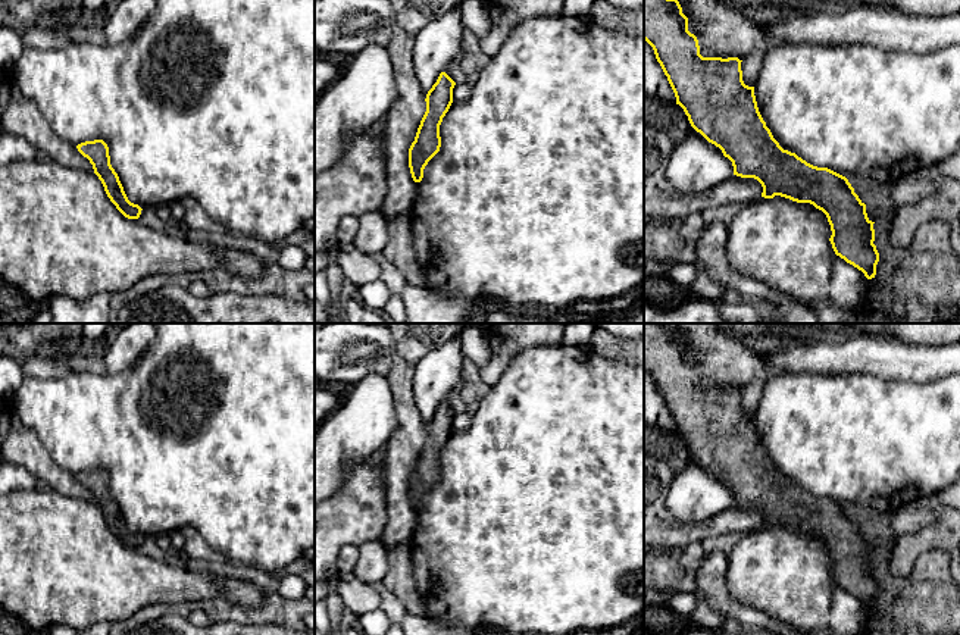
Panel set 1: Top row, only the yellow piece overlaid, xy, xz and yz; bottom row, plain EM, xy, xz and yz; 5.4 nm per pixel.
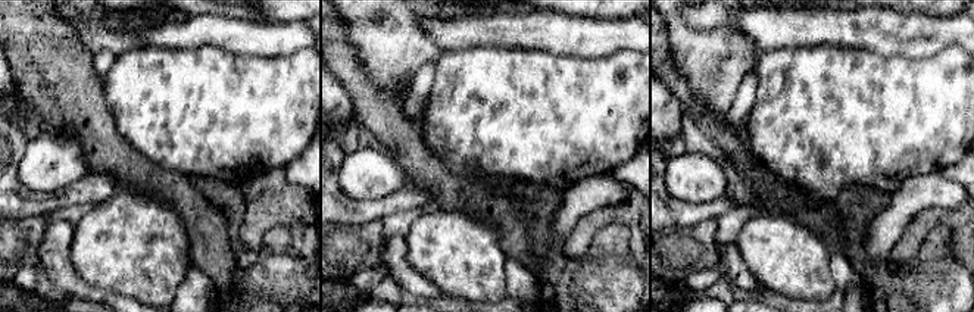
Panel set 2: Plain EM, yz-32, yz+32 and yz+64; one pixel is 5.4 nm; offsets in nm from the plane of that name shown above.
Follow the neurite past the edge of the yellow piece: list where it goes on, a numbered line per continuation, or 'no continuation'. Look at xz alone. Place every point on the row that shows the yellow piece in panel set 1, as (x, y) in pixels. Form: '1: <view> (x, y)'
no continuation

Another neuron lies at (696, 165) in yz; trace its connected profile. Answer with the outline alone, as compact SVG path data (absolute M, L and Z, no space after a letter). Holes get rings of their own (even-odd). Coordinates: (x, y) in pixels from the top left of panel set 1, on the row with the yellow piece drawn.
M697 131L675 147L666 166L666 178L679 193L706 193L732 175L732 162Z

